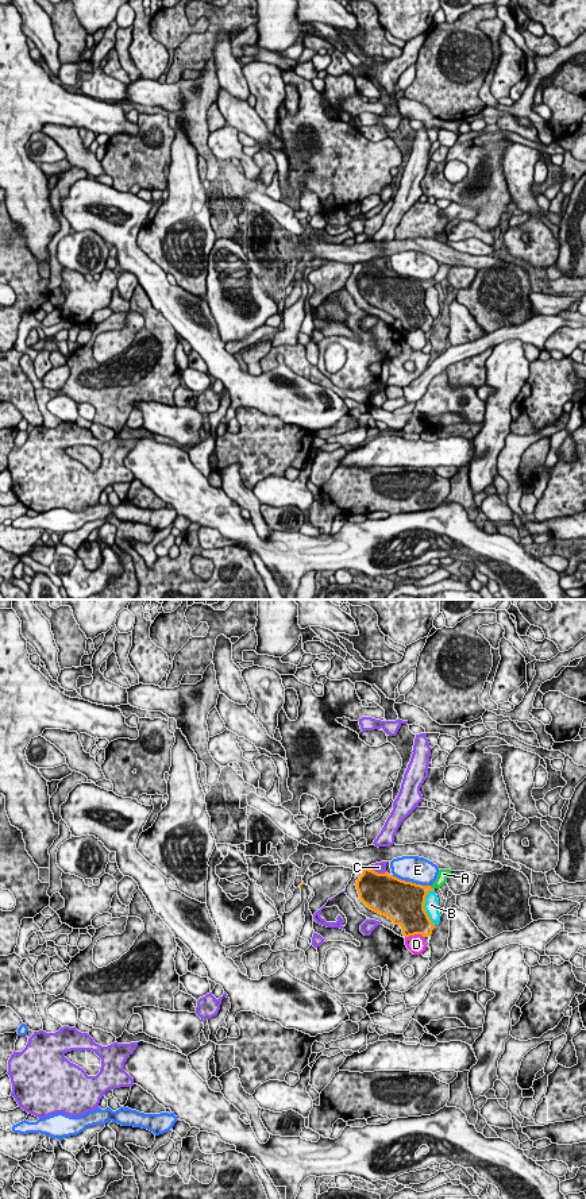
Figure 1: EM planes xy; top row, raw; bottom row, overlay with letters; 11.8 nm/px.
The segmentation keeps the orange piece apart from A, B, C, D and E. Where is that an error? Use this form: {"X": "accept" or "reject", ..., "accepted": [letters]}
{"A": "accept", "B": "reject", "C": "reject", "D": "reject", "E": "reject", "accepted": ["A"]}

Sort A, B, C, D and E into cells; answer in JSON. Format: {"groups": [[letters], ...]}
{"groups": [["A"], ["B"], ["C"], ["D"], ["E"]]}

